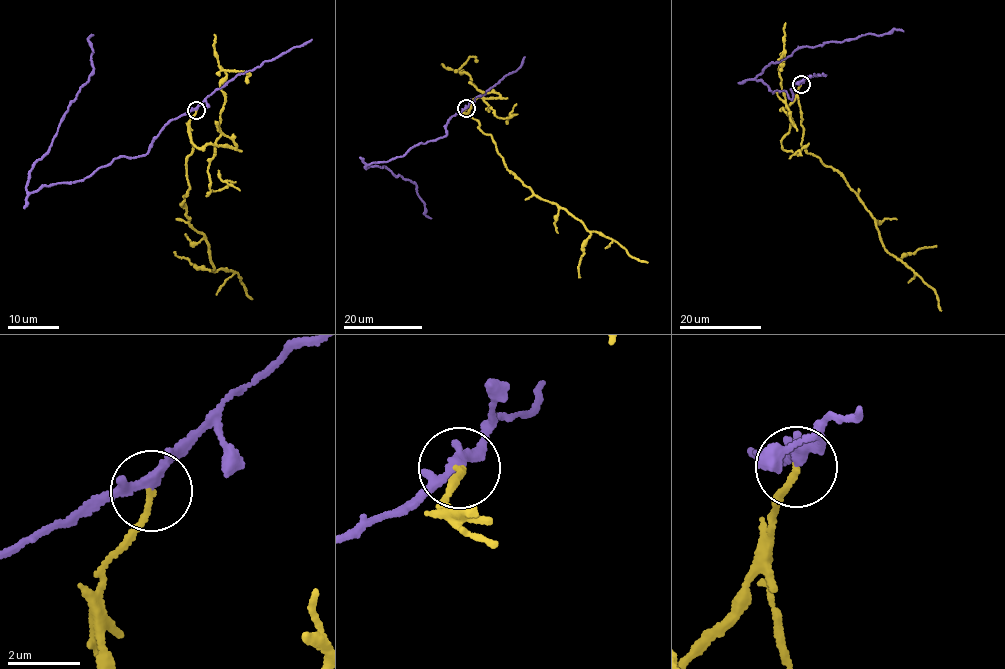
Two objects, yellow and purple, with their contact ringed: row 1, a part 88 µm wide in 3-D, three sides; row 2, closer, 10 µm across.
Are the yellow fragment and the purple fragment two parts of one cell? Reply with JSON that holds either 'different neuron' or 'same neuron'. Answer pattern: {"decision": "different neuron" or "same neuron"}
{"decision": "different neuron"}

